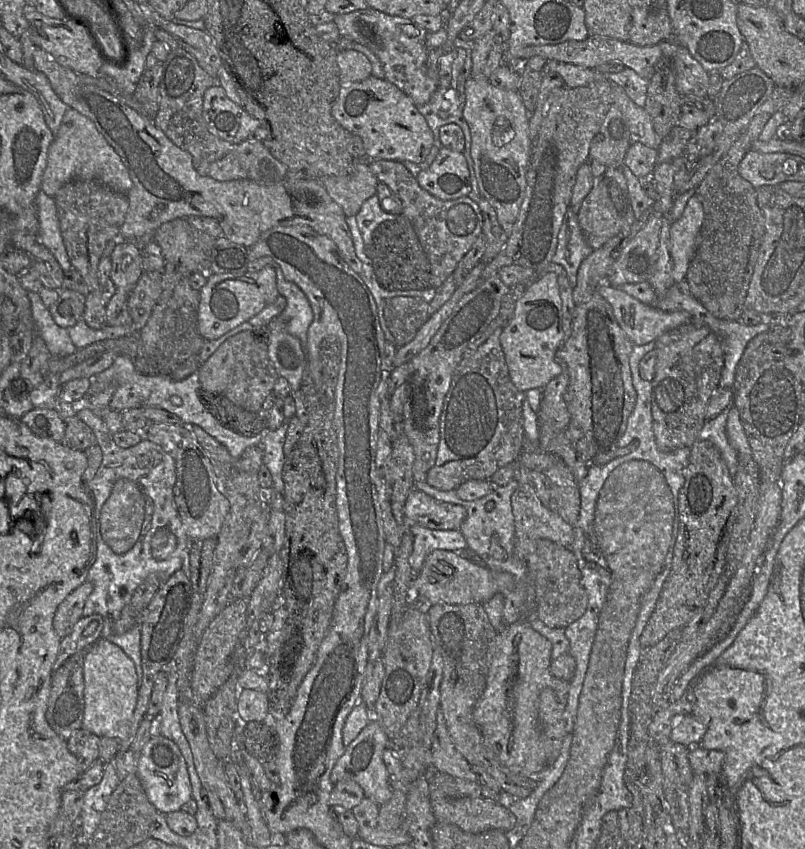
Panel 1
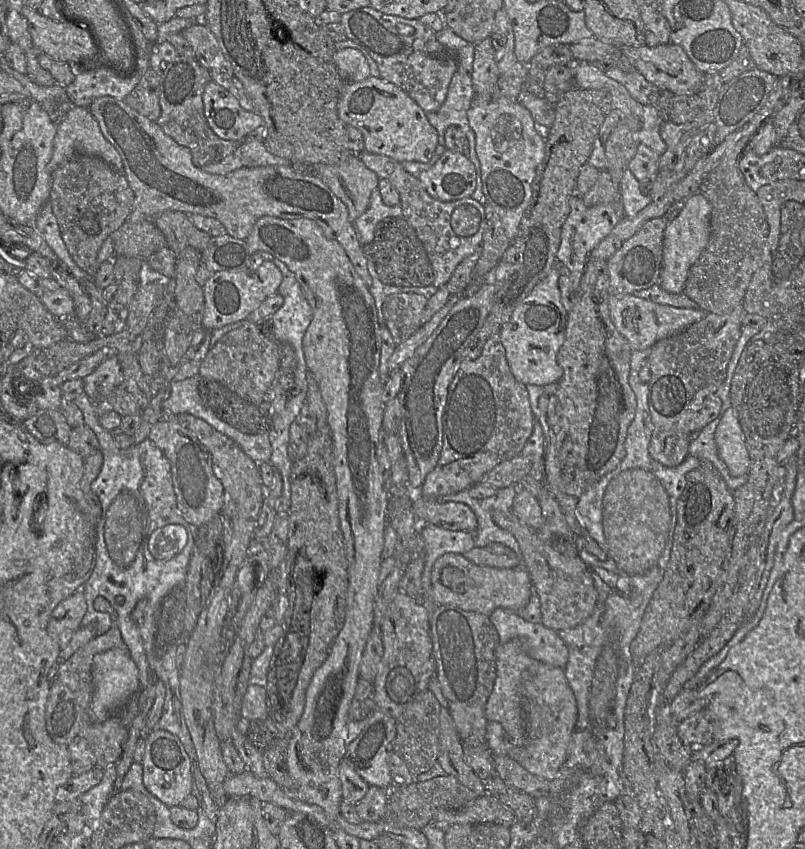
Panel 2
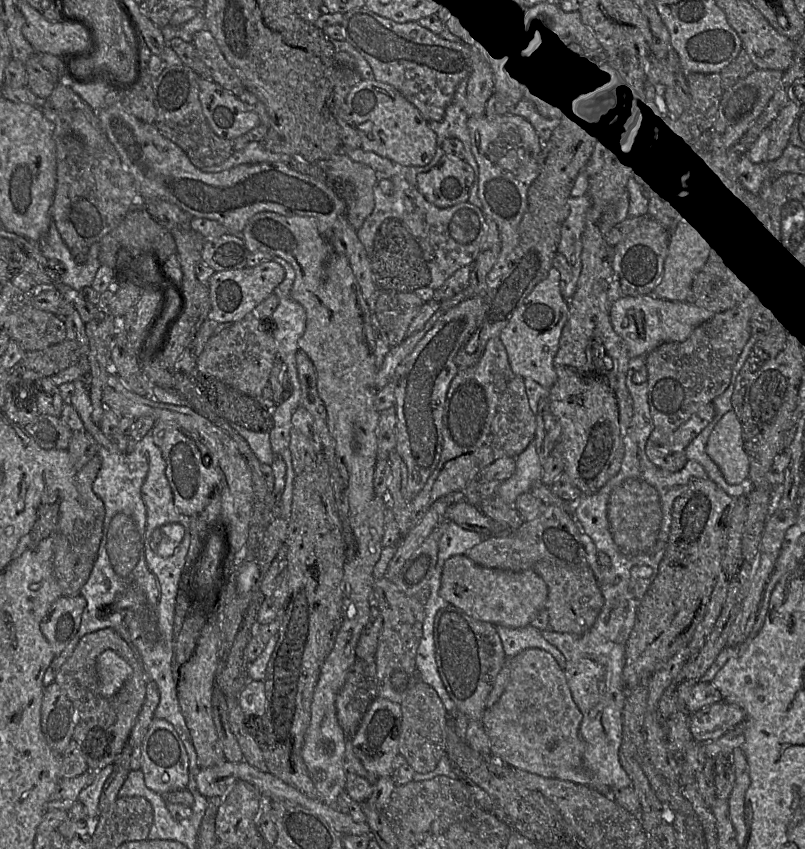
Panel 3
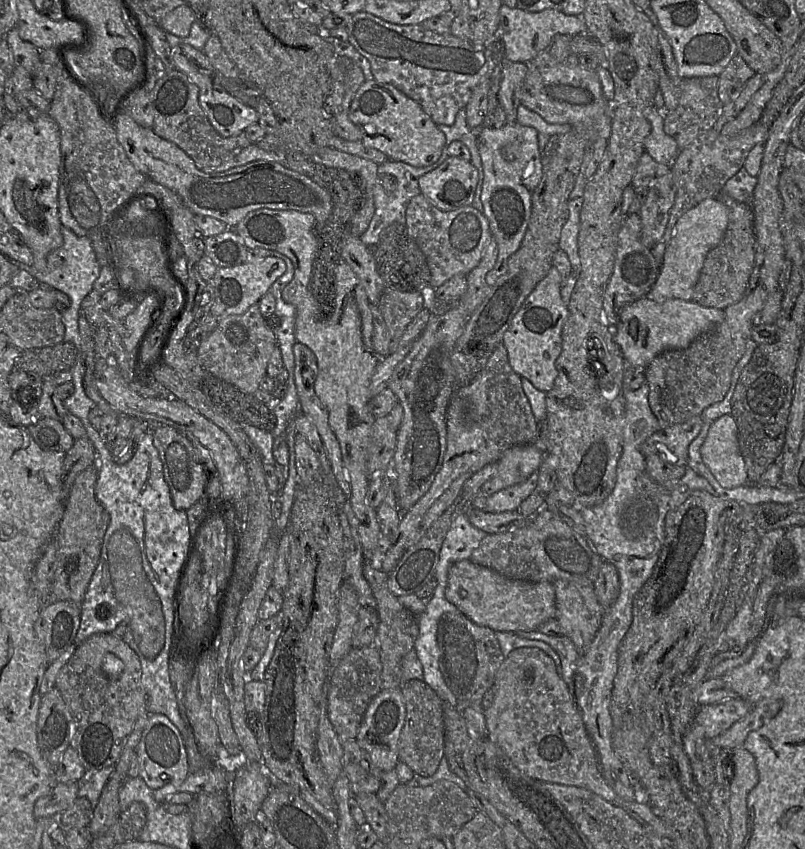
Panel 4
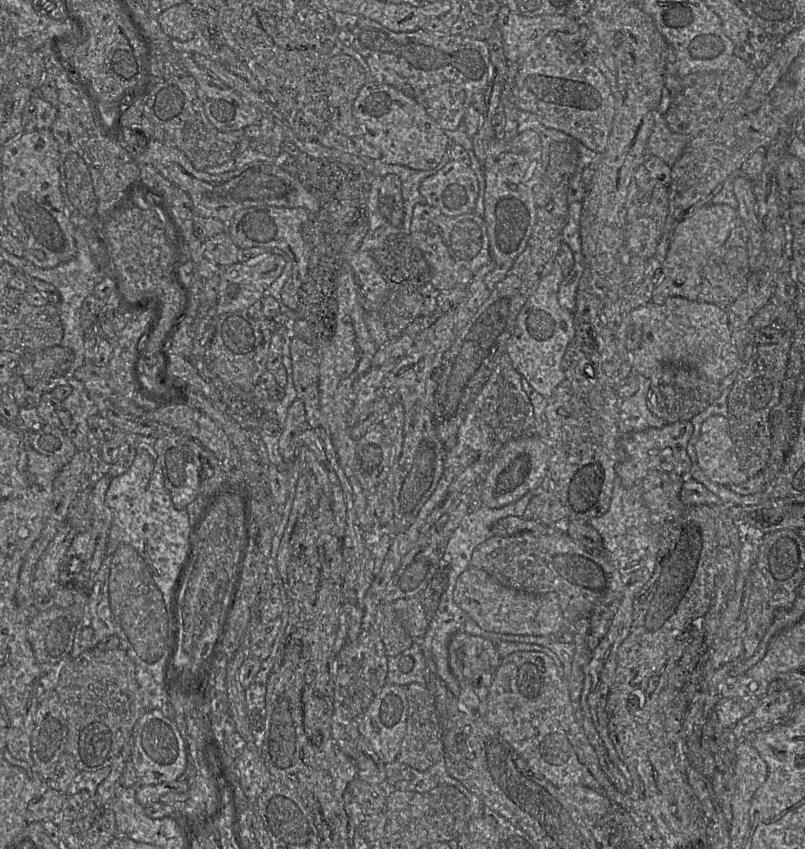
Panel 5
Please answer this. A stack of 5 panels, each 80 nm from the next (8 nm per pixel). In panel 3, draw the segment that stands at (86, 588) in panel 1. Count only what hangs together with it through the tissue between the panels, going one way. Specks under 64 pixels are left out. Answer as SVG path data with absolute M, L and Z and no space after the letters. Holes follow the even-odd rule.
M79 594L61 596L40 622L40 630L55 655L60 654L77 634L86 600Z

